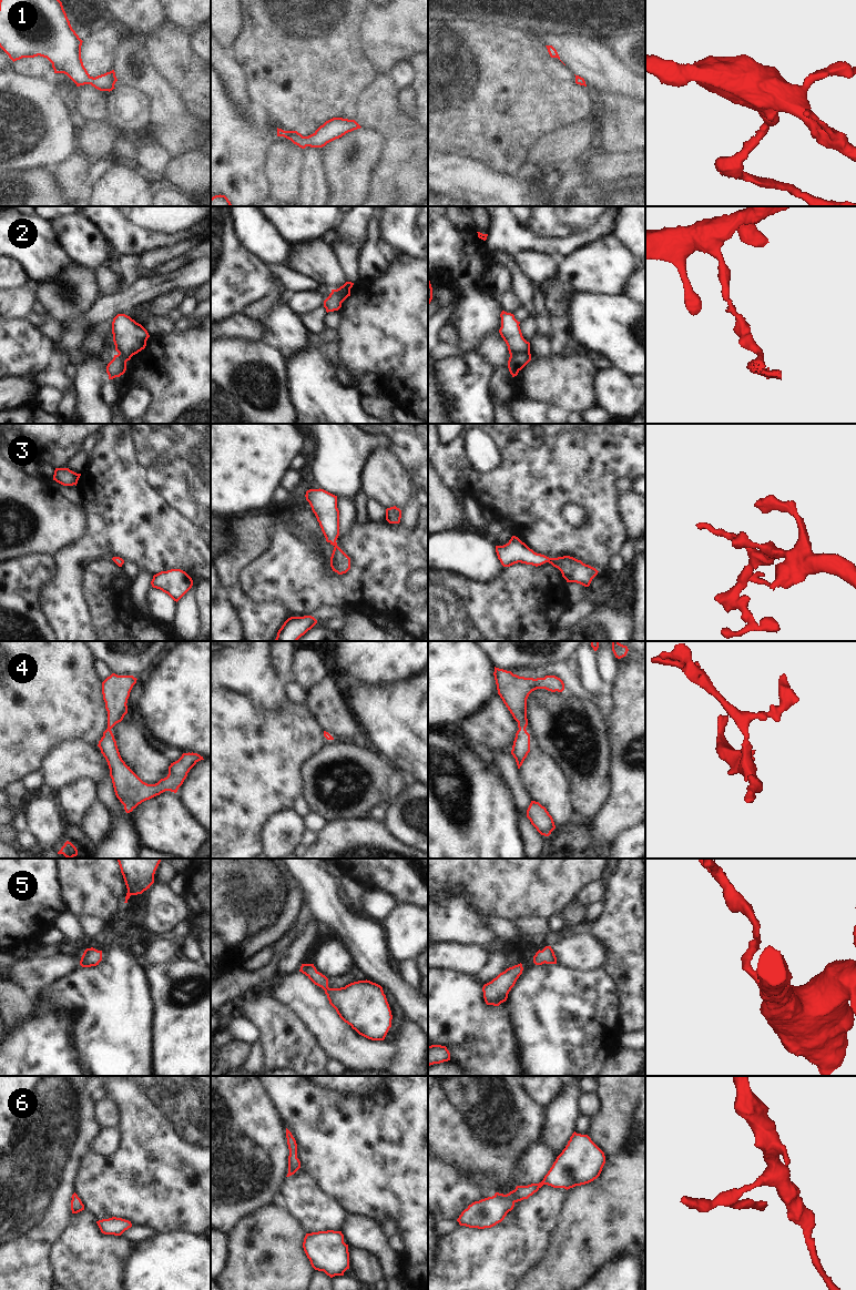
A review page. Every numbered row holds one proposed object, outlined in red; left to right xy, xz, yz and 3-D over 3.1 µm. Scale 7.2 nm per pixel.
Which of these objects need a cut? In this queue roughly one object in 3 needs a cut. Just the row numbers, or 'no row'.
2

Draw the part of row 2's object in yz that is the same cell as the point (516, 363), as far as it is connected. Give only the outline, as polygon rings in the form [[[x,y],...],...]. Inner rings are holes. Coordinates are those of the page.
[[[521,353],[509,357],[508,368],[512,377],[517,376],[518,373],[531,360],[530,353]]]

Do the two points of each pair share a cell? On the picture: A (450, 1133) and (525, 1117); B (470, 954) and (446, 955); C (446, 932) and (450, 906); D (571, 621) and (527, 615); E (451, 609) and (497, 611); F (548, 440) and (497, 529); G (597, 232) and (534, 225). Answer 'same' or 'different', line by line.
A: same
B: same
C: same
D: different
E: different
F: different
G: same

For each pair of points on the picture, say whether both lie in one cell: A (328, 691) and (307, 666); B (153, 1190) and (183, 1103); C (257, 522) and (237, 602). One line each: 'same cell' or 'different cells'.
A: different cells
B: same cell
C: same cell

